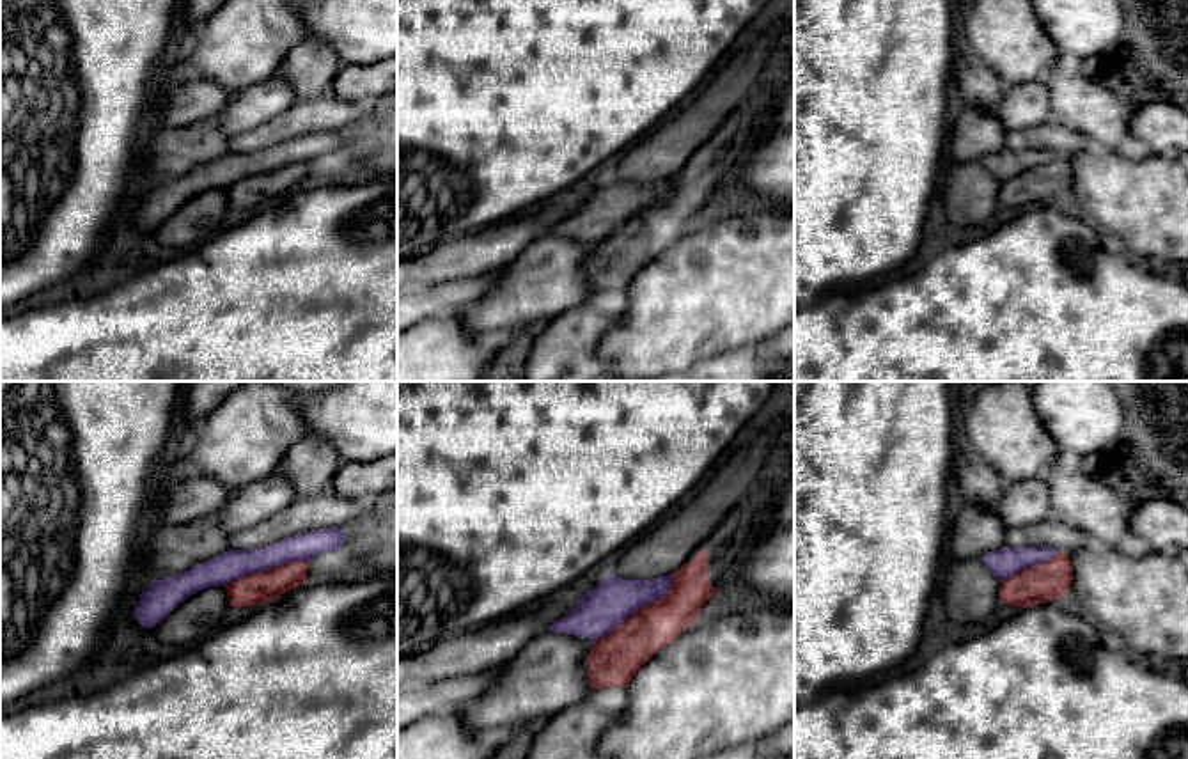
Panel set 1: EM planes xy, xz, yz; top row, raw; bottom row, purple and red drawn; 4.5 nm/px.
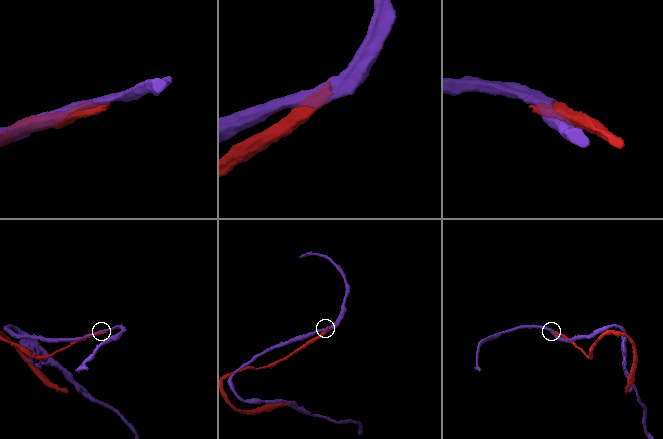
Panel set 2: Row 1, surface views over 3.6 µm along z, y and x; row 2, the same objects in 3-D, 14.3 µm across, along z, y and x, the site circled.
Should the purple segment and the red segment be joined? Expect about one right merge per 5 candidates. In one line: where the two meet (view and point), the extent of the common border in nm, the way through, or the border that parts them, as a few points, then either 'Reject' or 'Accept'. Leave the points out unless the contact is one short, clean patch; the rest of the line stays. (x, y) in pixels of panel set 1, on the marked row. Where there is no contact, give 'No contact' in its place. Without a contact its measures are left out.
Touches purple at xz (639, 607). Shared border 480 nm. Reject

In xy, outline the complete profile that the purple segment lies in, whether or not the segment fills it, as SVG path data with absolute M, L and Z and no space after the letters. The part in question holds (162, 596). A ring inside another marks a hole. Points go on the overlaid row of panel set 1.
M332 527L296 534L259 548L223 552L184 573L151 580L149 589L140 594L133 615L142 626L154 628L179 603L199 591L227 585L245 575L273 569L293 560L309 560L323 552L340 550L344 537L342 528Z

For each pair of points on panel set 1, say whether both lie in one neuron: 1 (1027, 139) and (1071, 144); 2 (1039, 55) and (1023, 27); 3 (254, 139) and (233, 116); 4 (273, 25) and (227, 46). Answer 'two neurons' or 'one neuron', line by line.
1: one neuron
2: one neuron
3: two neurons
4: one neuron

